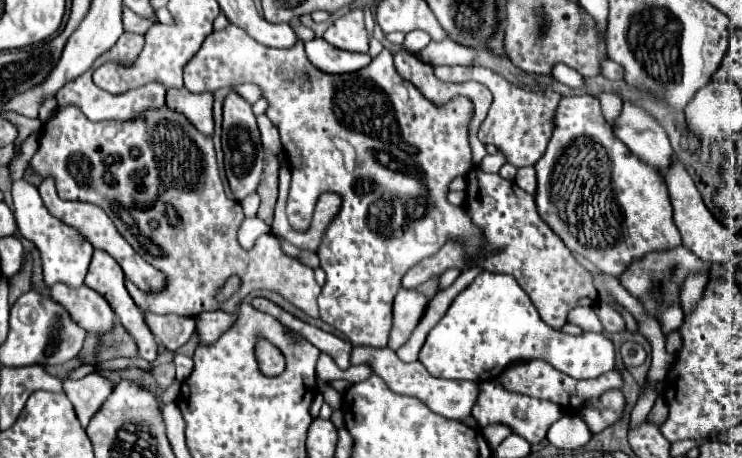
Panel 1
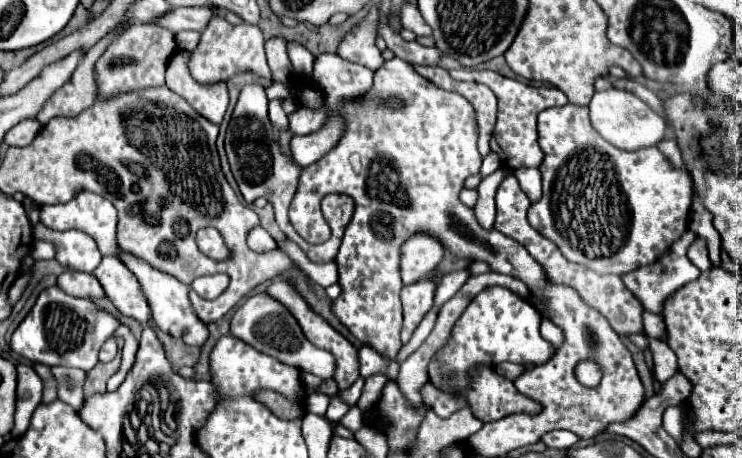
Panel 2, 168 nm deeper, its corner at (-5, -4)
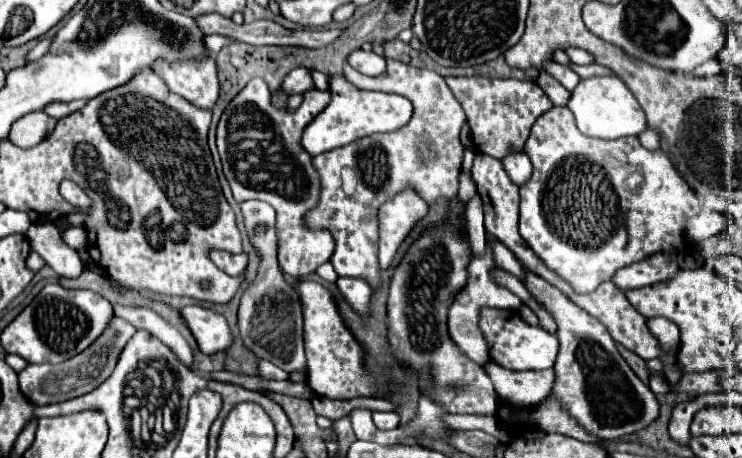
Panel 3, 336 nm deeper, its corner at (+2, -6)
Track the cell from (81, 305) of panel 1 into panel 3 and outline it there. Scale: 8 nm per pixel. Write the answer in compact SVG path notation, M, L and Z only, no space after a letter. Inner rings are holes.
M53 223L31 225L27 231L27 239L31 249L39 253L45 263L61 277L79 277L83 271L83 261L79 259L77 251L65 245L61 231Z

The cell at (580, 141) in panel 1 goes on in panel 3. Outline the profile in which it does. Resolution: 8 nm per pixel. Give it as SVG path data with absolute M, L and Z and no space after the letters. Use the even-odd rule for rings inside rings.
M551 107L547 113L543 113L535 121L535 125L531 129L531 135L529 135L527 143L525 143L525 153L529 155L531 163L533 163L533 175L531 175L531 179L527 183L523 183L523 187L519 187L519 193L521 193L519 233L525 239L525 243L533 249L533 253L553 273L557 273L563 281L567 281L577 293L591 293L593 289L597 289L597 285L601 285L603 281L609 281L615 275L617 269L621 269L625 265L631 265L635 261L641 261L645 257L649 257L649 255L655 255L655 253L677 255L677 253L683 253L683 251L689 249L689 245L685 243L685 225L687 225L689 217L693 217L693 215L697 215L701 211L701 203L699 203L695 191L691 191L687 181L675 171L673 163L669 161L669 157L661 149L649 151L649 149L641 147L637 137L627 137L627 139L591 139L591 137L583 135L577 129L575 117L567 107Z

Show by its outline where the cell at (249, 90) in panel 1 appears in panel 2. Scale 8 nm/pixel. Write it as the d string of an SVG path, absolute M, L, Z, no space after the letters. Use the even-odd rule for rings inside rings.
M272 83L266 87L266 97L272 101L272 99L286 99L288 95L292 95L292 89L288 91L290 87L288 85L282 85L282 83Z

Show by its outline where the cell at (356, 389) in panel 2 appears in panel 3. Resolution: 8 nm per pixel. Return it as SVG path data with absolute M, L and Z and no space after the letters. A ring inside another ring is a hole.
M339 277L337 279L337 287L341 291L341 295L351 303L351 307L361 313L367 315L369 313L369 297L371 297L371 285L367 283L367 279L361 277Z

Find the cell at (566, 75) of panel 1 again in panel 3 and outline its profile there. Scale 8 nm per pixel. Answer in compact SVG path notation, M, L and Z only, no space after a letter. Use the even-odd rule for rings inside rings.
M615 75L581 79L579 85L573 89L567 107L573 111L573 115L577 119L577 127L585 135L591 135L591 137L601 137L601 139L629 137L629 135L639 135L647 127L645 113L643 113L641 105L637 103L635 95Z

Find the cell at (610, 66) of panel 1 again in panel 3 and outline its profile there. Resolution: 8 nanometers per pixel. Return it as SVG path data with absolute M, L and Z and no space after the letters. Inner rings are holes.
M567 48L565 50L570 60L578 65L589 65L594 63L593 56L587 53L585 50L579 48Z

